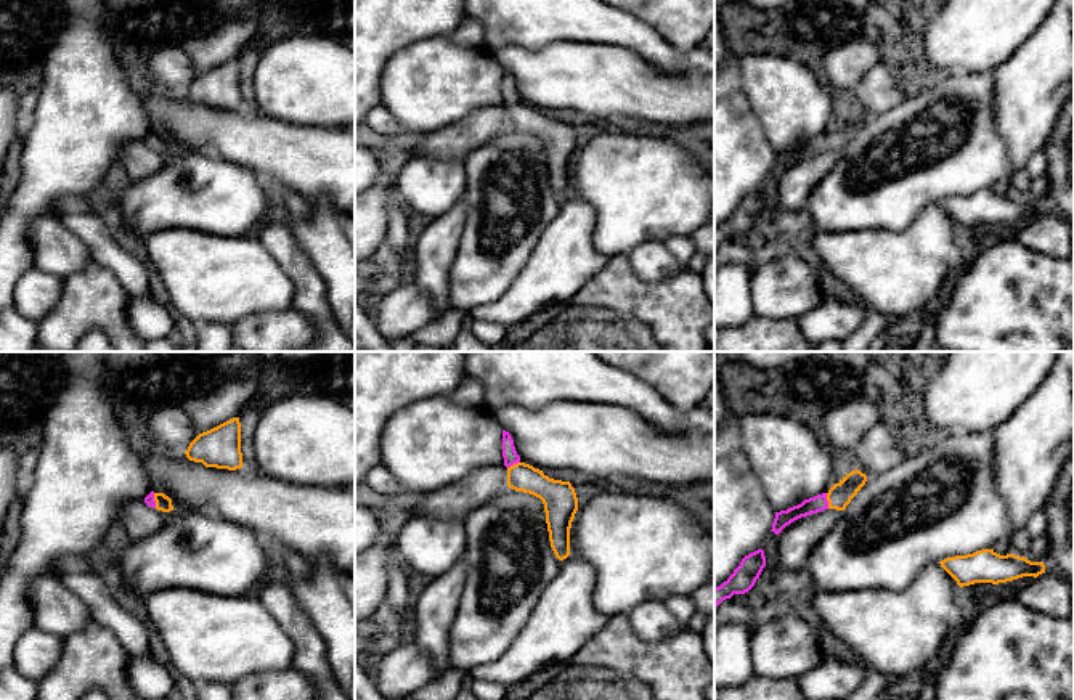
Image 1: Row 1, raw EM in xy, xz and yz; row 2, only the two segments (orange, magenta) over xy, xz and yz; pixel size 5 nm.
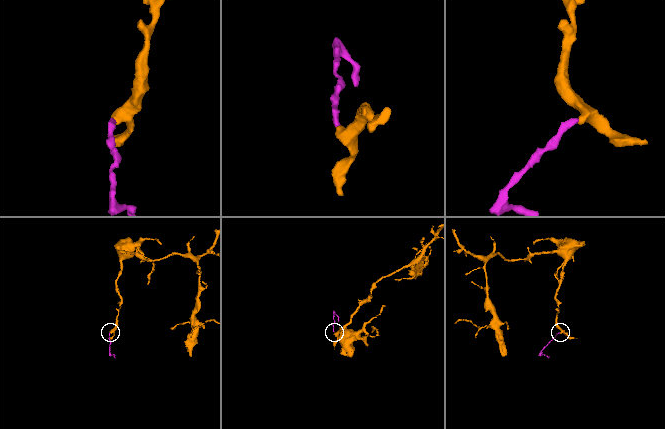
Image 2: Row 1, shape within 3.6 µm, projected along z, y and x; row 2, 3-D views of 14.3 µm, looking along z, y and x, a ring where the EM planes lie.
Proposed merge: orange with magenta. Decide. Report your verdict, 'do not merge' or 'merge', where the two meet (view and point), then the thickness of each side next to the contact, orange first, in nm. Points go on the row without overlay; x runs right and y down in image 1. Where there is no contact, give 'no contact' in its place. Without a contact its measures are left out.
merge; contact yz (827, 140); calibres 120 and 80 nm

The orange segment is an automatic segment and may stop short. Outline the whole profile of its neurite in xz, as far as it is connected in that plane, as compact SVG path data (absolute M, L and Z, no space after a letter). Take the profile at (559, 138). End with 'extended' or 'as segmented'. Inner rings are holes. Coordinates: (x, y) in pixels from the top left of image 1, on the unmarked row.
M502 71L502 98L507 108L507 127L530 133L544 144L551 188L559 201L570 196L570 169L578 151L578 138L570 122L554 120L520 101L514 80Z | extended

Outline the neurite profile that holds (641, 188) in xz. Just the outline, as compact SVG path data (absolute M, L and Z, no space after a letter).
M633 130L605 133L592 138L576 151L570 169L570 196L588 202L596 214L594 247L607 255L628 255L647 241L665 241L671 236L690 236L711 222L714 215L714 162L700 157L671 138L642 136Z

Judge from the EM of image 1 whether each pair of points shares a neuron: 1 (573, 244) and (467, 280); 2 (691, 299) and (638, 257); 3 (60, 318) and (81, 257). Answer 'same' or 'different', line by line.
1: different
2: different
3: different

